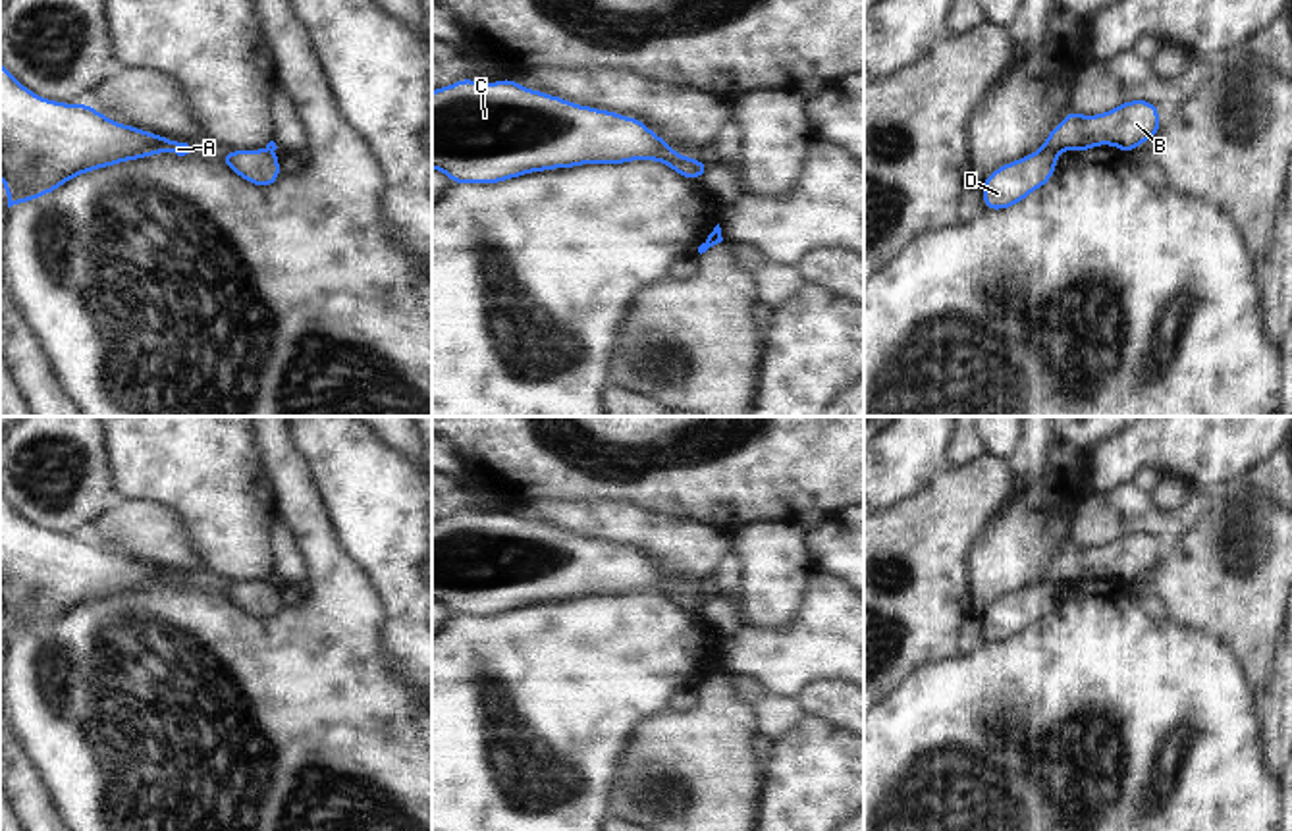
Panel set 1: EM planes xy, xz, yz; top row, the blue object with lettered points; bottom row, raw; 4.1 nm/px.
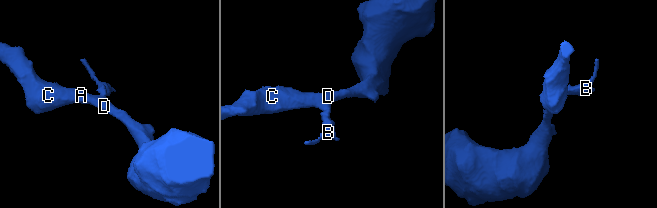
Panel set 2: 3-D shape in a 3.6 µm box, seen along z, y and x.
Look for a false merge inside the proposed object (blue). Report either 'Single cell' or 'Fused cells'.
Fused cells.

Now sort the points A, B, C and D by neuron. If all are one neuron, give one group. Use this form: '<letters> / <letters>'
A C D / B

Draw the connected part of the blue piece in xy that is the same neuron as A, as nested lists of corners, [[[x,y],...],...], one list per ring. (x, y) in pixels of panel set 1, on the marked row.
[[[0,62],[0,177],[8,208],[64,181],[127,160],[193,152],[187,143],[114,123],[87,102],[62,104],[25,89]]]

